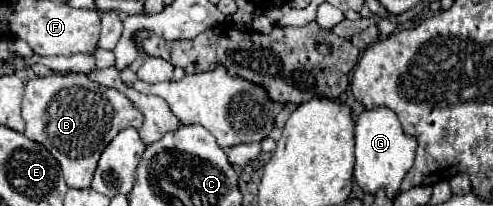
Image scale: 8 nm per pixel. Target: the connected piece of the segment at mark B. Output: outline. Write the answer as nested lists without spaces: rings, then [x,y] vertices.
[[[69,74],[29,80],[23,94],[23,120],[27,124],[25,136],[43,144],[55,156],[67,186],[83,190],[91,186],[97,160],[105,146],[123,128],[139,128],[143,116],[125,94],[91,82],[87,74]]]

